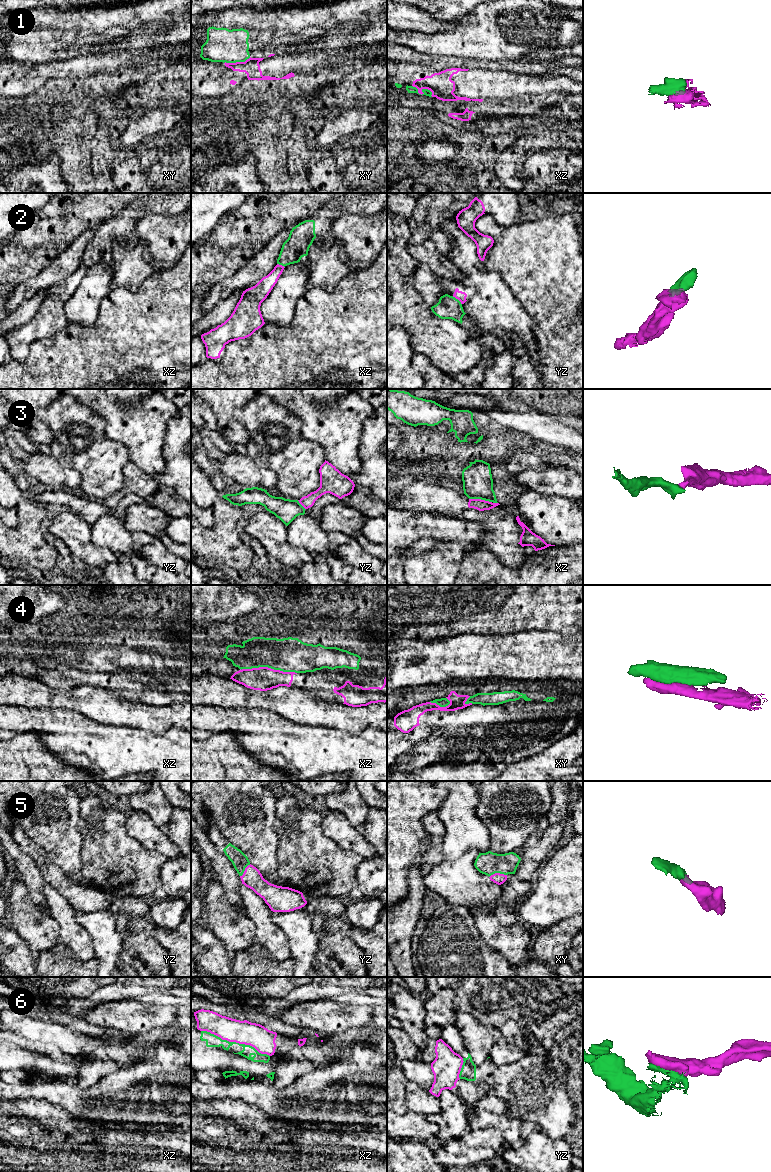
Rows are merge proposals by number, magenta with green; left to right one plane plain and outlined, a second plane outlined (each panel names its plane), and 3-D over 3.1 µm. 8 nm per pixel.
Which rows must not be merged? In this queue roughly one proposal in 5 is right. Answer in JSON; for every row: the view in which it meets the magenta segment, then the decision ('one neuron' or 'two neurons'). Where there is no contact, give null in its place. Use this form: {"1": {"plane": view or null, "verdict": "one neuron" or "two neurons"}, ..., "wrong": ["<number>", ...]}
{"1": {"plane": "xy", "verdict": "two neurons"}, "2": {"plane": "yz", "verdict": "two neurons"}, "3": {"plane": "xz", "verdict": "two neurons"}, "4": {"plane": "xz", "verdict": "two neurons"}, "5": {"plane": "xy", "verdict": "one neuron"}, "6": {"plane": "xz", "verdict": "two neurons"}, "wrong": ["1", "2", "3", "4", "6"]}

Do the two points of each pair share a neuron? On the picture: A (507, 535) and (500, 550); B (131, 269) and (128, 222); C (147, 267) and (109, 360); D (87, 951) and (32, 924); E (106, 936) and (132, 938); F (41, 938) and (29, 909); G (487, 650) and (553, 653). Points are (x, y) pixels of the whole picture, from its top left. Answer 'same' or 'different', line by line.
A: same
B: different
C: different
D: different
E: different
F: same
G: same

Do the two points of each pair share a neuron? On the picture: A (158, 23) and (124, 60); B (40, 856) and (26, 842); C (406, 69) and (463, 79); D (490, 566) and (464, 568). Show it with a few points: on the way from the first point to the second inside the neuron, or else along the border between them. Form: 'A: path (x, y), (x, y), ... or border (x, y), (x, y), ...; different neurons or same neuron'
A: border (162, 46), (146, 48); different neurons
B: path (37, 853), (29, 845); same neuron
C: path (420, 78), (449, 80); same neuron
D: path (484, 566), (470, 568); same neuron

